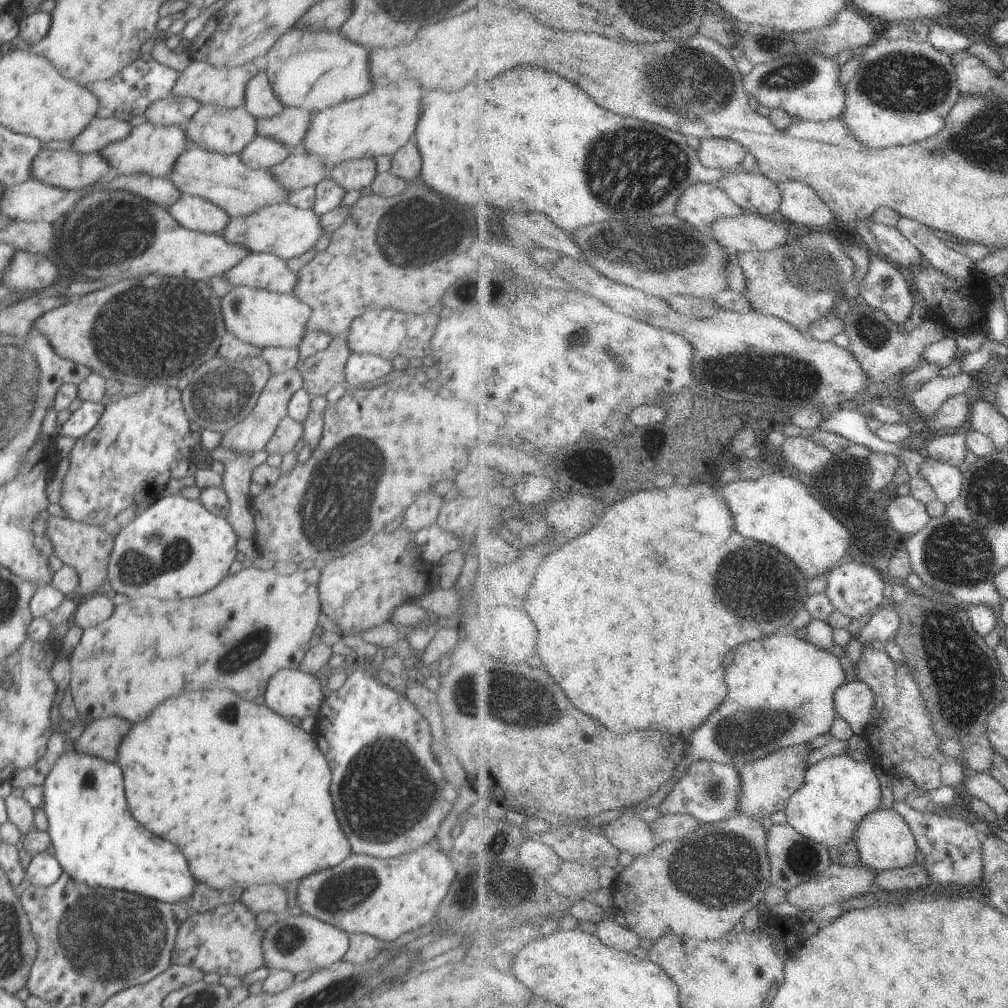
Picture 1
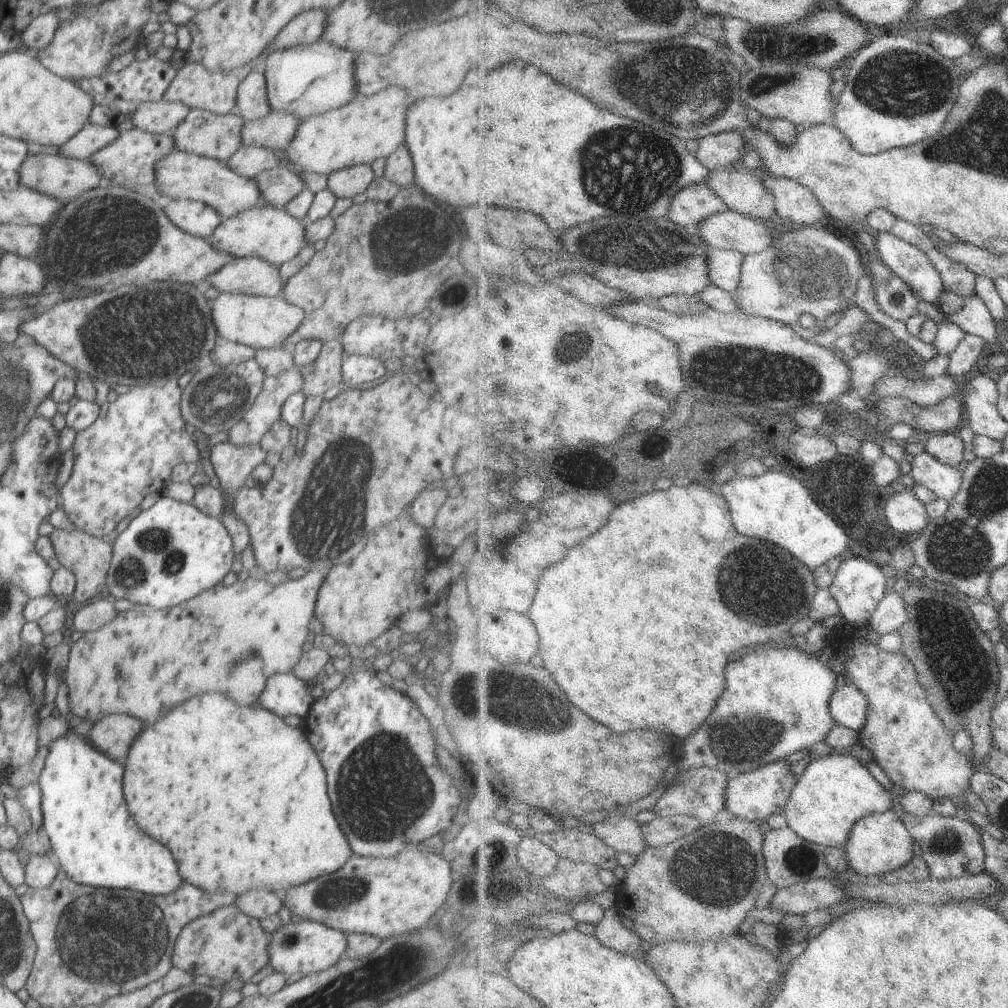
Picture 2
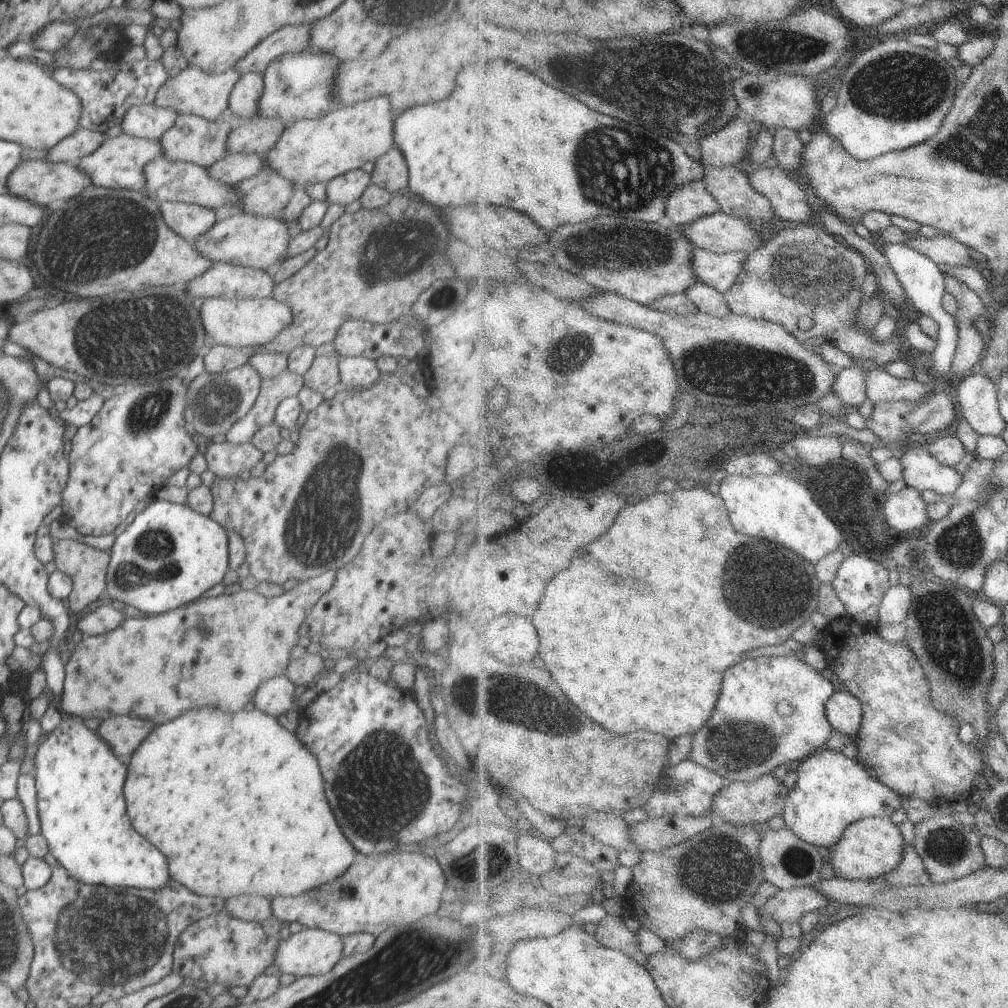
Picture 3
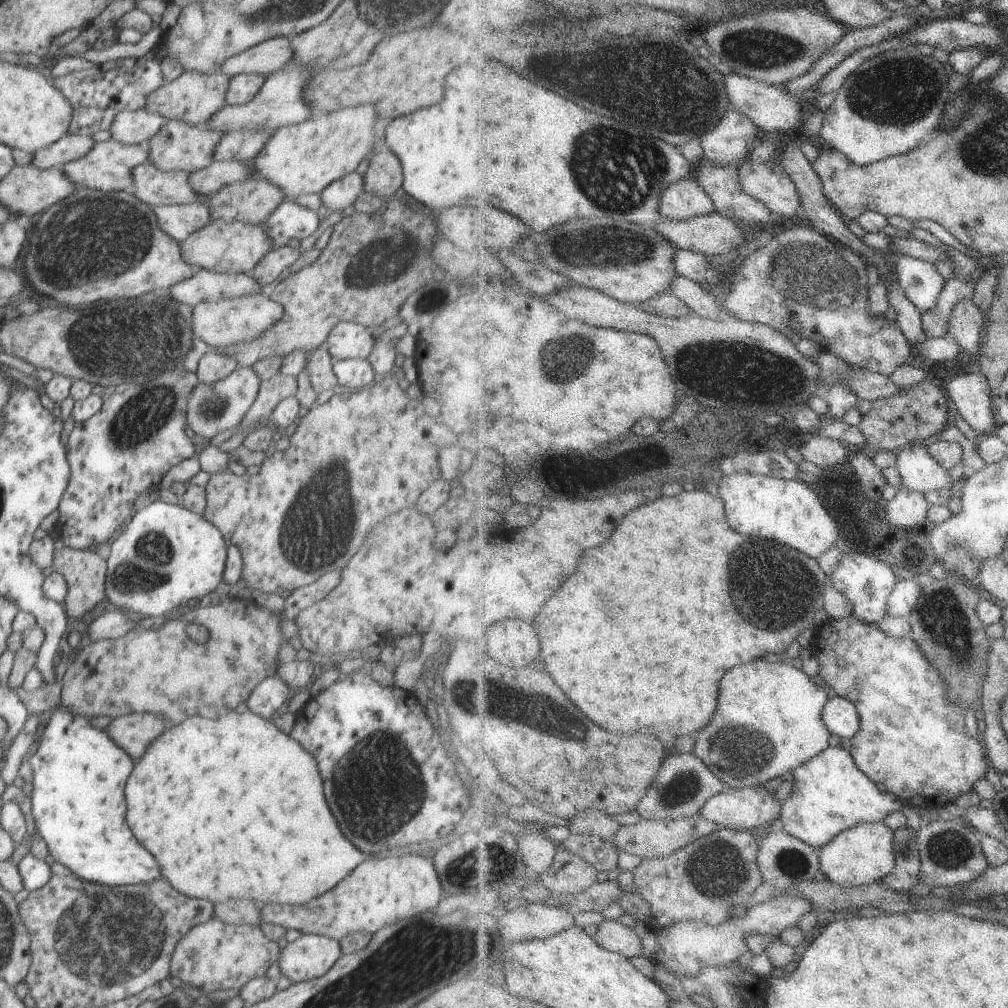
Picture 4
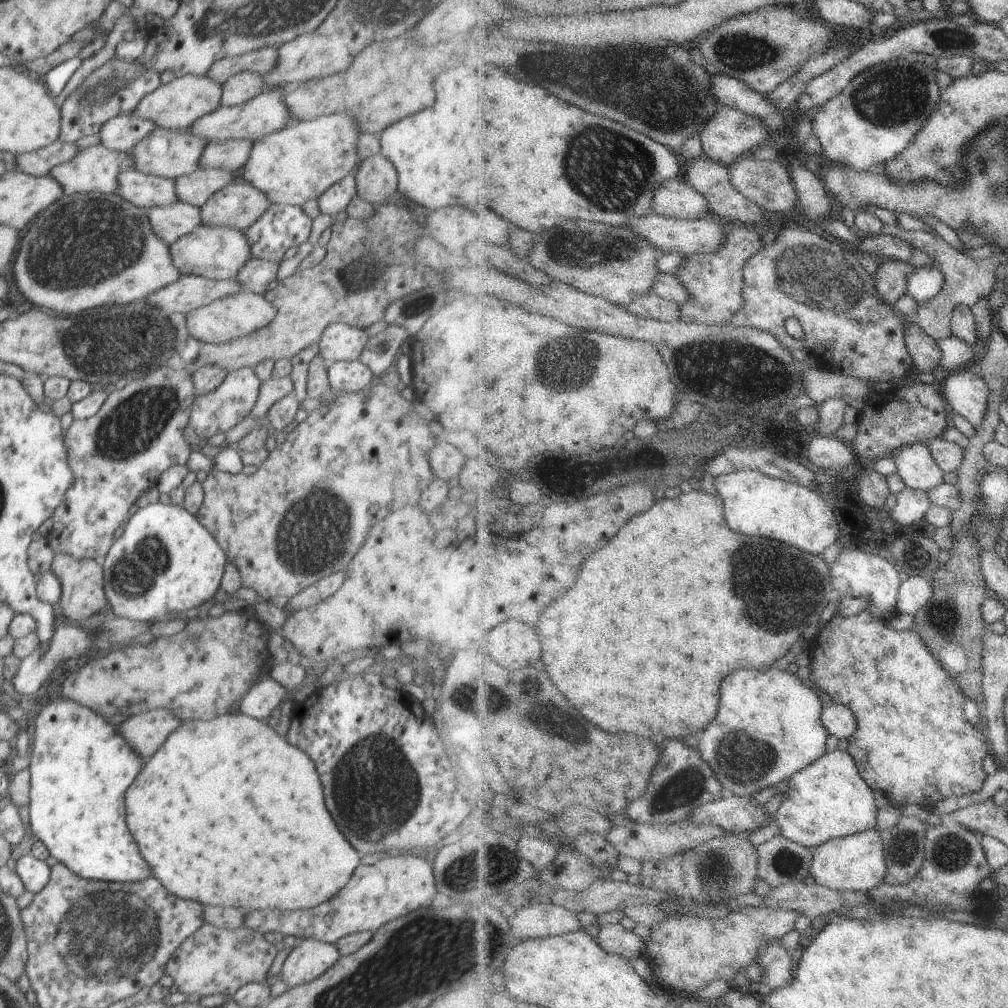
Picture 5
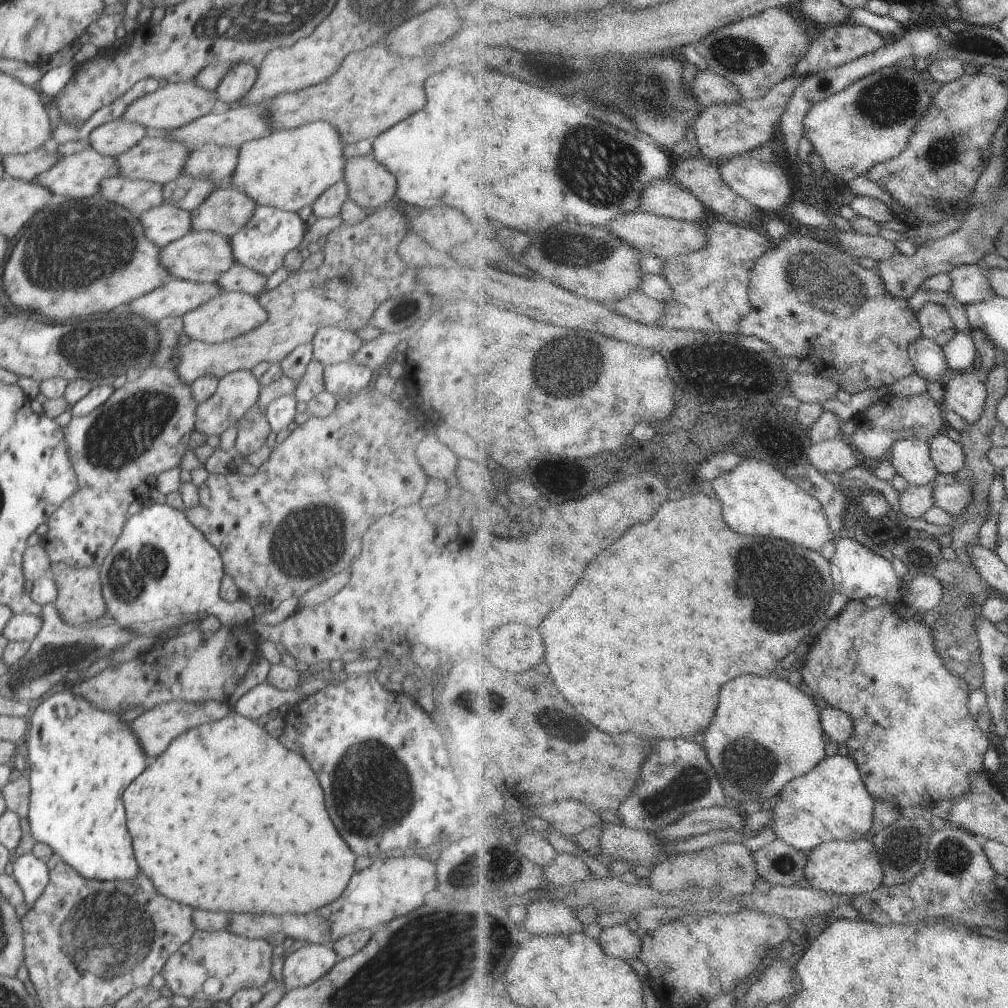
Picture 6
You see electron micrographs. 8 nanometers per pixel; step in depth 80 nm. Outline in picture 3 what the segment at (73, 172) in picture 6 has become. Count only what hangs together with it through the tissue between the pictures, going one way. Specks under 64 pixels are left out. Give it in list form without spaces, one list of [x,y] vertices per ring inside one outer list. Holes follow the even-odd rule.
[[[122,133],[119,136],[104,139],[103,143],[92,154],[79,160],[76,168],[89,177],[91,186],[140,190],[141,193],[145,194],[144,165],[162,154],[163,150],[159,140],[141,139]]]

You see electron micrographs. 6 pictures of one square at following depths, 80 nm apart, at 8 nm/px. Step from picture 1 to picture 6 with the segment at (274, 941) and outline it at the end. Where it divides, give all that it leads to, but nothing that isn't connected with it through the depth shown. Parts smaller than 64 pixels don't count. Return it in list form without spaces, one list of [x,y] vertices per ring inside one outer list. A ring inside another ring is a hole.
[[[306,944],[282,961],[286,991],[316,982],[338,961],[339,958],[331,945]]]

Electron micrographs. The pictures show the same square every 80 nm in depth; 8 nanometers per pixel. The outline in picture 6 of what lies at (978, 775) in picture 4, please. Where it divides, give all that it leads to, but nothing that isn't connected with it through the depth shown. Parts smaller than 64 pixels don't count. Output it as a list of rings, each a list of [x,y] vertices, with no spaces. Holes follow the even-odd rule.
[[[850,601],[845,608],[846,612],[842,616],[838,616],[828,628],[826,632],[820,636],[820,640],[812,646],[812,652],[806,658],[806,664],[802,670],[799,670],[803,675],[805,688],[810,691],[815,698],[824,698],[828,700],[829,706],[838,706],[838,709],[848,712],[850,716],[854,716],[856,722],[856,734],[847,742],[850,746],[852,756],[857,760],[860,770],[864,772],[864,780],[868,780],[868,788],[875,800],[882,802],[892,802],[899,809],[909,807],[934,807],[937,802],[946,799],[954,799],[964,796],[971,790],[970,778],[972,774],[976,774],[983,769],[984,754],[991,746],[991,741],[985,732],[980,730],[980,726],[976,720],[968,714],[968,696],[970,696],[970,687],[966,686],[966,682],[958,675],[952,676],[940,656],[934,650],[934,640],[932,640],[932,629],[928,628],[927,624],[922,624],[920,618],[916,615],[908,613],[901,605],[882,605],[876,608],[868,608],[868,604],[864,601]]]

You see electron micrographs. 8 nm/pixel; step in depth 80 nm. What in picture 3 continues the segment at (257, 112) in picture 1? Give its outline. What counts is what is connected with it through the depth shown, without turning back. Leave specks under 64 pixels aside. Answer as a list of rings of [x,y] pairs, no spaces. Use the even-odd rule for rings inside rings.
[[[255,72],[240,74],[230,91],[228,113],[254,118],[257,116],[257,104],[262,93],[262,74]]]

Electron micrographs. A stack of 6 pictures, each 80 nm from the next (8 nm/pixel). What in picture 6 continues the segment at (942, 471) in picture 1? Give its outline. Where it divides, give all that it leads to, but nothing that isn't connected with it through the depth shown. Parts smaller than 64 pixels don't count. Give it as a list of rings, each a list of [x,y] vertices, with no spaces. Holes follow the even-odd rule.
[[[908,438],[894,444],[892,462],[911,486],[935,484],[939,469],[931,459],[930,445],[920,438]]]

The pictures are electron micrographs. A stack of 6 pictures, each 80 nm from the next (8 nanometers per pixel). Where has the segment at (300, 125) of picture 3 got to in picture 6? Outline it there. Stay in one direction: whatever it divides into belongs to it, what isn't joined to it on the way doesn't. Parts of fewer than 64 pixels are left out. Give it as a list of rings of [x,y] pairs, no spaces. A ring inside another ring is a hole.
[[[316,121],[295,129],[274,131],[263,138],[246,141],[239,146],[238,162],[231,174],[229,186],[249,196],[257,204],[297,213],[304,206],[312,206],[327,188],[343,180],[343,162],[351,149],[343,148],[335,128],[326,121]]]

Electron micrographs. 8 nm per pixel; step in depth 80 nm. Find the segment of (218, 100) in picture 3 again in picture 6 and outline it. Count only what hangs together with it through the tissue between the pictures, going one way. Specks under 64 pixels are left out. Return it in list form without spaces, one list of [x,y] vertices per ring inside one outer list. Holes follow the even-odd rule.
[[[195,80],[179,83],[168,83],[164,88],[157,88],[156,92],[143,96],[124,111],[120,120],[133,122],[145,128],[156,128],[156,130],[174,130],[213,112],[220,106],[216,94],[208,92],[198,86]]]

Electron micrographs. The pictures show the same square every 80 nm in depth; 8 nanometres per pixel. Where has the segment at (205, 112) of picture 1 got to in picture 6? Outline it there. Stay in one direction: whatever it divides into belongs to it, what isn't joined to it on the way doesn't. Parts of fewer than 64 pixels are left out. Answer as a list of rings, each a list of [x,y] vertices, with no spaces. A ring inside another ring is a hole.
[[[146,136],[136,146],[115,156],[119,168],[118,176],[137,181],[152,181],[163,186],[183,174],[181,170],[190,153],[190,148],[186,148],[182,143],[168,142],[160,136]]]

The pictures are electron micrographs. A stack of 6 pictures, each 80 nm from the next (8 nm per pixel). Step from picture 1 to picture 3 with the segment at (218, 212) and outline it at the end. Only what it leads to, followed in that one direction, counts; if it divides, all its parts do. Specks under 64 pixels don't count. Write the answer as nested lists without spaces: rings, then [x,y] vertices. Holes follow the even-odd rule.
[[[163,202],[159,209],[164,222],[189,242],[204,234],[216,222],[214,210],[194,203]]]

